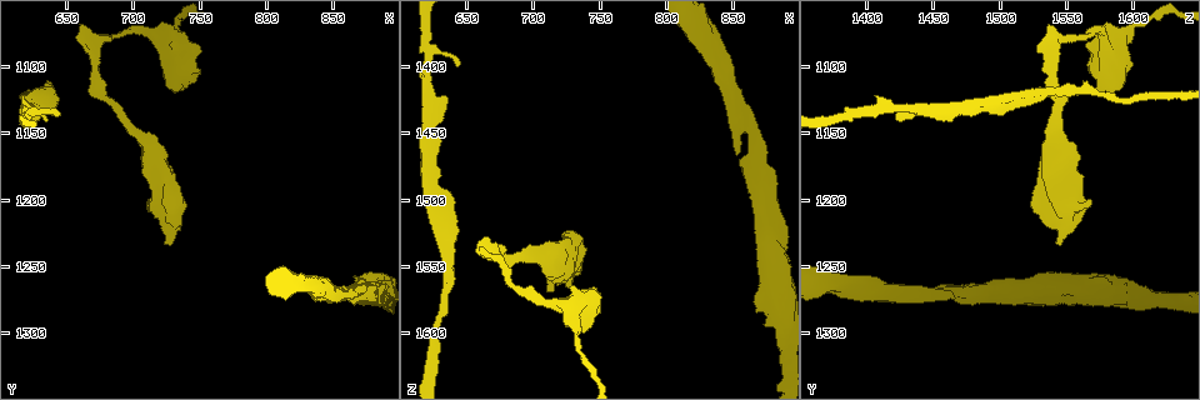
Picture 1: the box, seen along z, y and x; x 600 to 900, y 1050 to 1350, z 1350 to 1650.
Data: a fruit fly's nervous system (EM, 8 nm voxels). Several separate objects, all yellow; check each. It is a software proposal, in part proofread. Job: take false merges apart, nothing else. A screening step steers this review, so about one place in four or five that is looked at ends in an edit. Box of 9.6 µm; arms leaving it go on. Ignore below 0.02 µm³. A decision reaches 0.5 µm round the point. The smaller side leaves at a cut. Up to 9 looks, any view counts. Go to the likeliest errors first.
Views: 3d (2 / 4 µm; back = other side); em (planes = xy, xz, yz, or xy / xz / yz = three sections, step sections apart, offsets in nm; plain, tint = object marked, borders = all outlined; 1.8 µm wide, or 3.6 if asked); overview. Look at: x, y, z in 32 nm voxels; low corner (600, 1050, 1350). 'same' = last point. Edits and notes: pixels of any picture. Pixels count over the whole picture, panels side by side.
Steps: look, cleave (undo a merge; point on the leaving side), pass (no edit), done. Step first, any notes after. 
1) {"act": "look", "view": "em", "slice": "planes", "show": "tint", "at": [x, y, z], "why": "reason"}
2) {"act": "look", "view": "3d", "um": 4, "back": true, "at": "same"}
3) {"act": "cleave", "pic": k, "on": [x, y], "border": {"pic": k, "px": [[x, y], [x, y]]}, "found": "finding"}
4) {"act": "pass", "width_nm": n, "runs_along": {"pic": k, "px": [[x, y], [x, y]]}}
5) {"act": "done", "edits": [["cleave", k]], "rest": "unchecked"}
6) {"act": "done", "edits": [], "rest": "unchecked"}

{"act": "look", "view": "em", "slice": "planes", "show": "tint", "at": [874, 1264, 1554], "why": "calibre changes"}

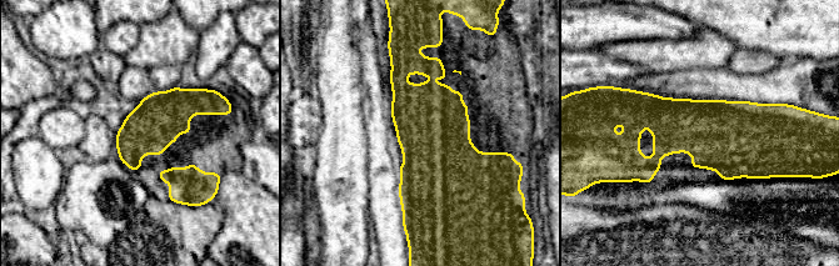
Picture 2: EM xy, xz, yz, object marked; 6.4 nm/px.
{"act": "pass", "found": "all the same cell"}

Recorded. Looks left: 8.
{"act": "look", "view": "em", "slice": "planes", "show": "tint", "at": [722, 1186, 1552], "why": "calibre changes"}

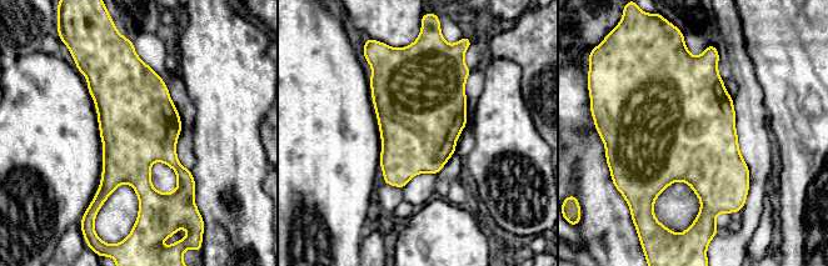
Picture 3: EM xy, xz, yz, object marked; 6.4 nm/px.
{"act": "pass", "found": "continuous, no second cell"}

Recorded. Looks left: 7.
{"act": "look", "view": "3d", "um": 2, "back": true, "at": [856, 1270, 1444], "why": "narrows sharply"}

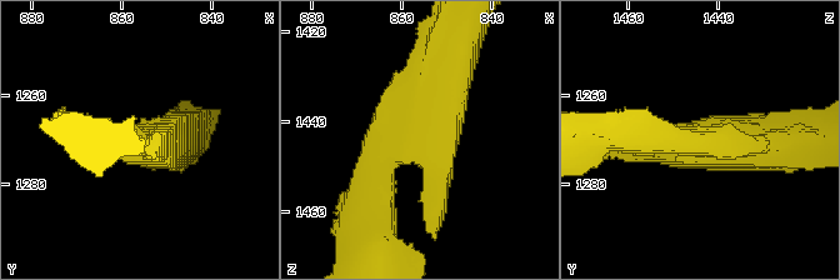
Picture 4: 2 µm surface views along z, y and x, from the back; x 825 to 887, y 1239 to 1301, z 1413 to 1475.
{"act": "look", "view": "em", "slice": "xz", "step": 4, "show": "tint", "at": [858, 1271, 1443]}

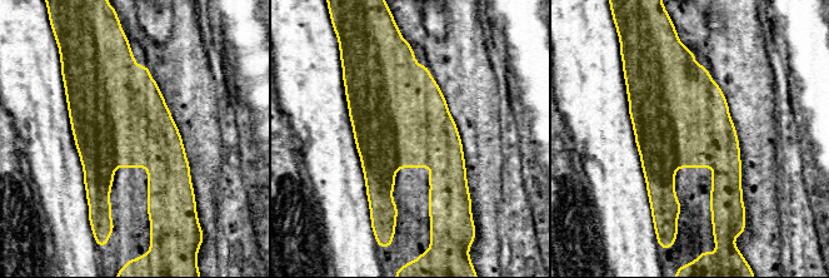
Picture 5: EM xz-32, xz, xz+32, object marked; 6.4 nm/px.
{"act": "look", "view": "em", "slice": "planes", "show": "tint", "at": "same"}

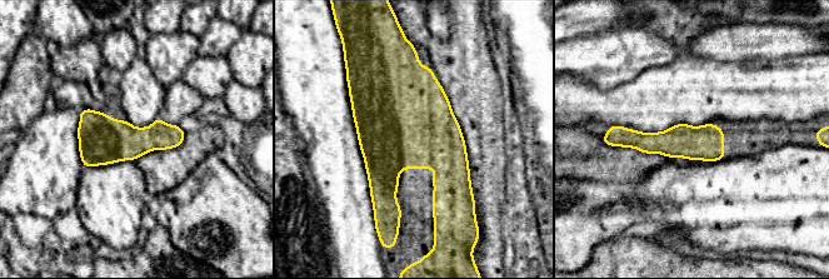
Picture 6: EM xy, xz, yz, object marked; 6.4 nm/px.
{"act": "pass", "width_nm": 220, "runs_along": {"pic": 6, "px": [[619, 133], [705, 143], [720, 155]]}, "found": "one cell here"}

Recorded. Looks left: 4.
{"act": "look", "view": "3d", "um": 4, "back": true, "at": [620, 1132, 1442], "why": "a fork"}

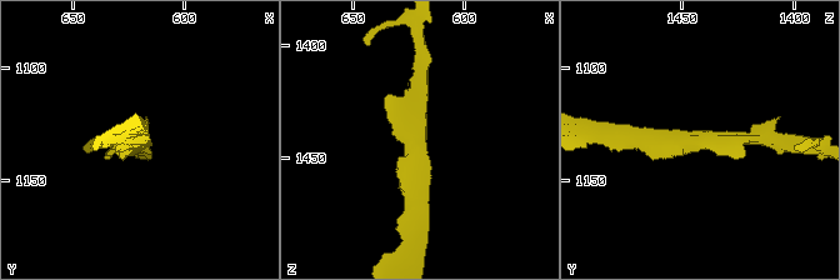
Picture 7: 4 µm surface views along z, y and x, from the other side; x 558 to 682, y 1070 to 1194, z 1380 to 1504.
{"act": "look", "view": "em", "slice": "planes", "show": "tint", "at": [620, 1133, 1441]}

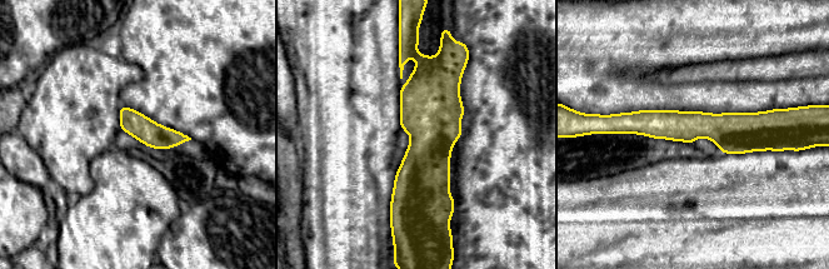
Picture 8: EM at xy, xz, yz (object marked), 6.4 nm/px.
{"act": "pass", "runs_along": {"pic": 8, "px": [[622, 126], [710, 125], [772, 139]]}, "found": "all the same cell"}

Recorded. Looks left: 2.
{"act": "done", "edits": [], "rest": "unchecked"}

